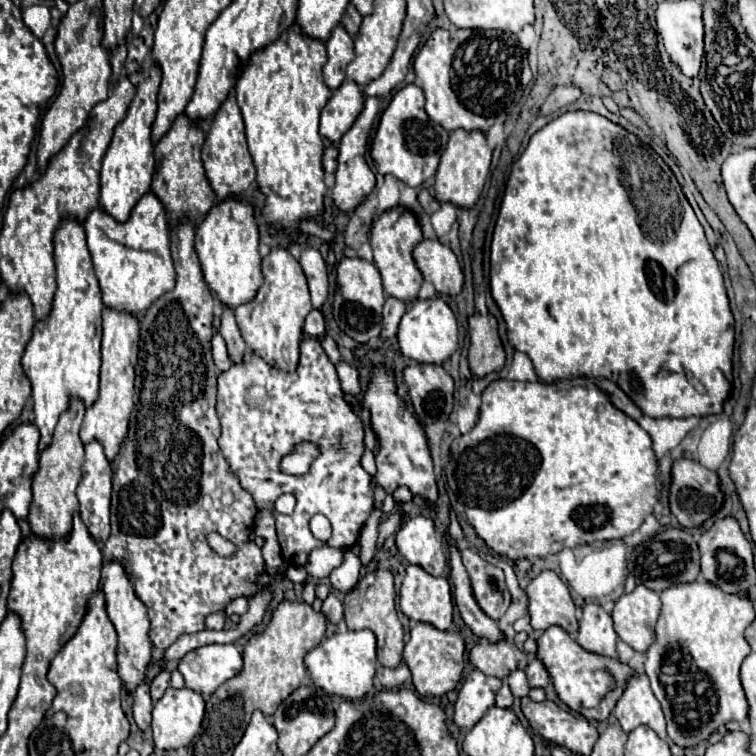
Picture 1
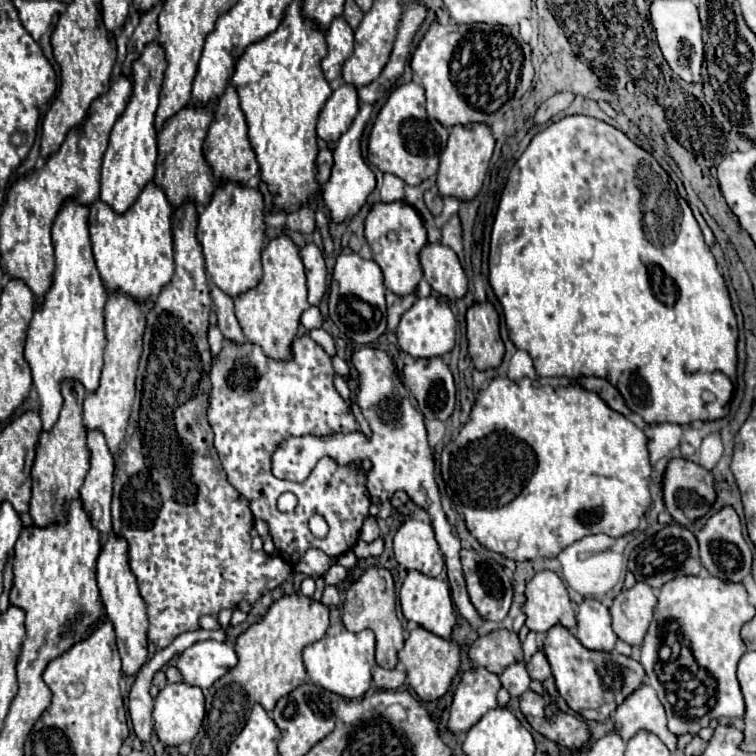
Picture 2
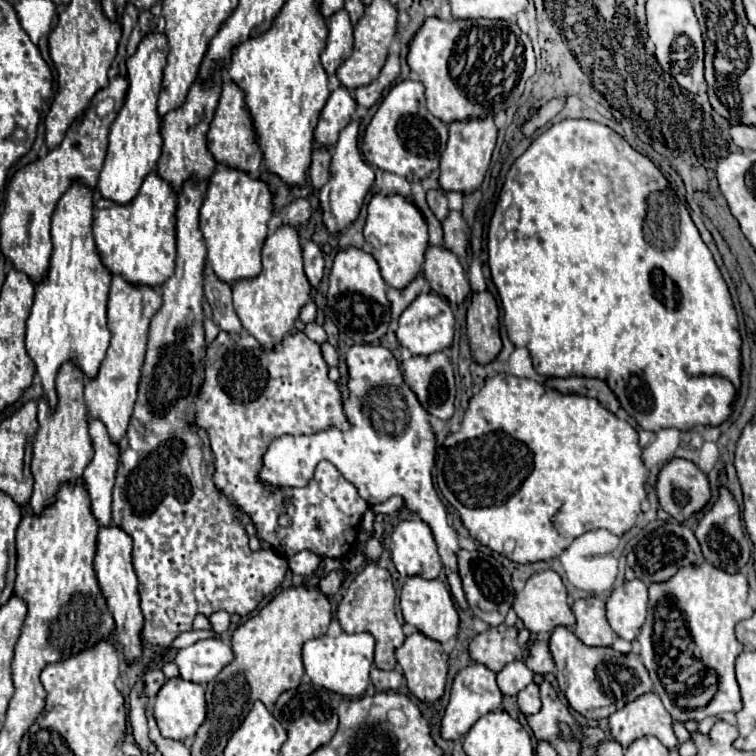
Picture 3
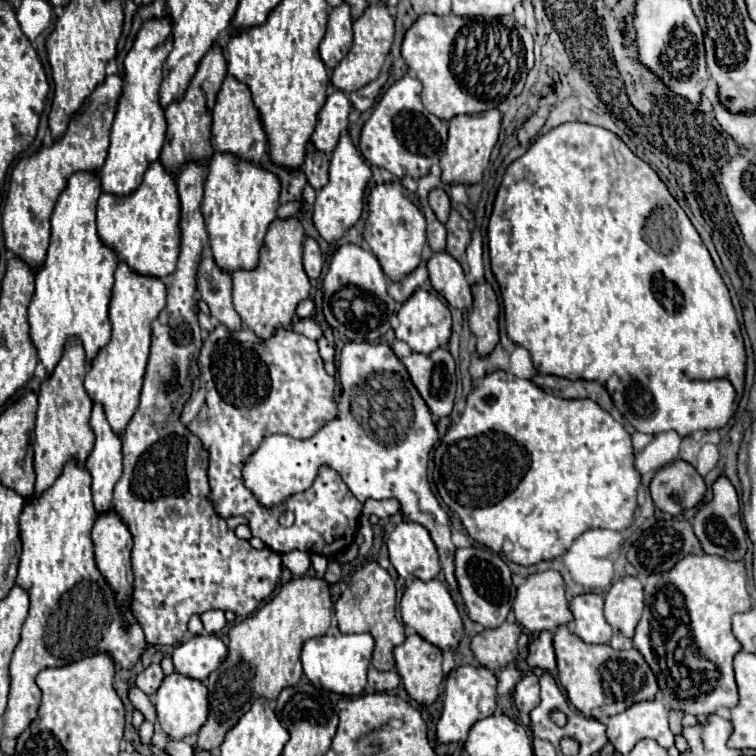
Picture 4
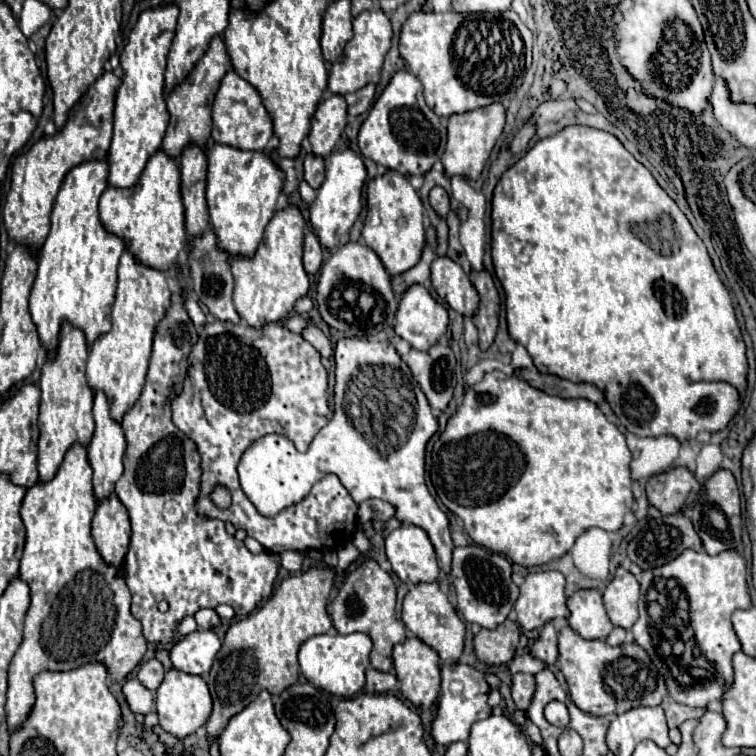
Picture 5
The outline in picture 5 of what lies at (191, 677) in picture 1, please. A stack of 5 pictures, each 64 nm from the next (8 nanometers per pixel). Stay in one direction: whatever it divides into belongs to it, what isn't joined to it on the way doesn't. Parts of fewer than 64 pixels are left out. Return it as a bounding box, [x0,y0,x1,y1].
[170,630,220,674]

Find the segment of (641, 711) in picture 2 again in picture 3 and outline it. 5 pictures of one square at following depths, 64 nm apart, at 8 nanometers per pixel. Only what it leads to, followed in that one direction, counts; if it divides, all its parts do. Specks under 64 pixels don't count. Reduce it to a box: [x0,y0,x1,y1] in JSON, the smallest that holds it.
[608,692,678,748]

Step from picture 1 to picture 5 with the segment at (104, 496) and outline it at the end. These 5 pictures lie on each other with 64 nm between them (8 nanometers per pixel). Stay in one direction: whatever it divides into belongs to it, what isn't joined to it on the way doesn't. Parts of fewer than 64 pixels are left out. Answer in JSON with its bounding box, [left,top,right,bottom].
[88,390,128,498]

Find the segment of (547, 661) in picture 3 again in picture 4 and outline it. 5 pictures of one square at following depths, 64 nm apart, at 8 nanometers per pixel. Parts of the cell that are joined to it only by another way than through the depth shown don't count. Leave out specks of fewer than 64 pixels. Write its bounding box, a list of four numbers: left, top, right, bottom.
[528,630,556,672]

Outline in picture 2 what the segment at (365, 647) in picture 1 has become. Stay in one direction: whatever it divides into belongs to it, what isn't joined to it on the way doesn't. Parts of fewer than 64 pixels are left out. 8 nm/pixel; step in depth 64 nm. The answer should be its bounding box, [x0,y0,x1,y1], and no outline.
[304,630,374,698]

